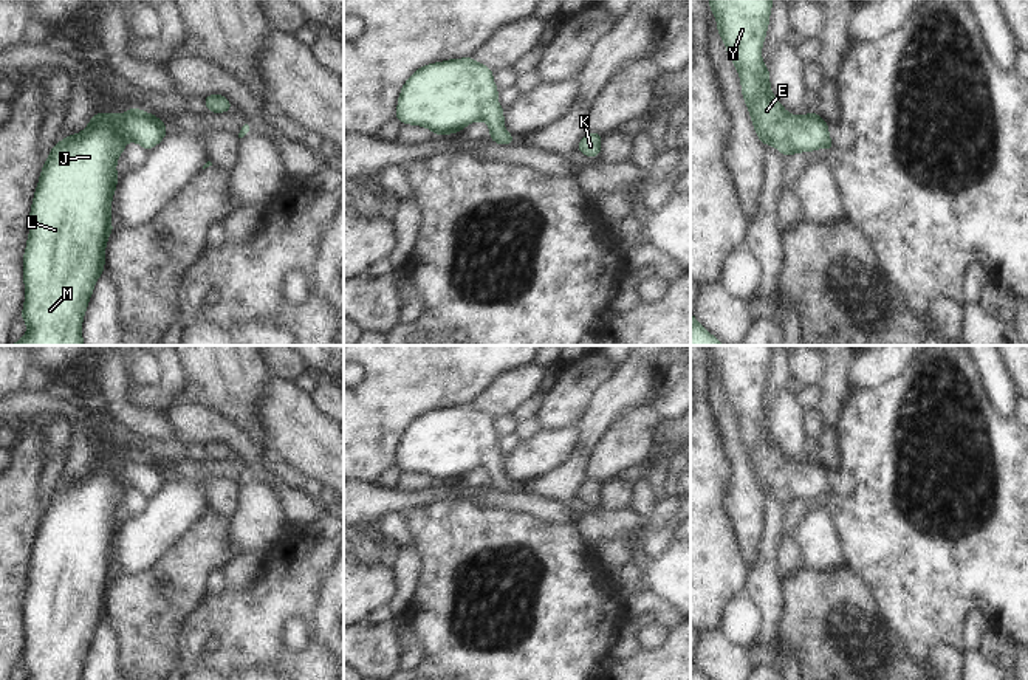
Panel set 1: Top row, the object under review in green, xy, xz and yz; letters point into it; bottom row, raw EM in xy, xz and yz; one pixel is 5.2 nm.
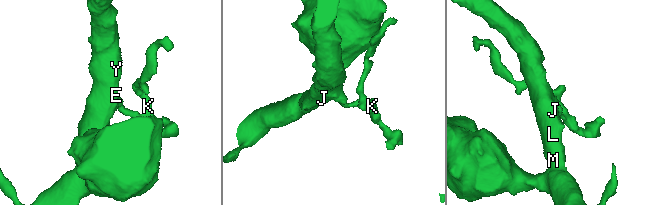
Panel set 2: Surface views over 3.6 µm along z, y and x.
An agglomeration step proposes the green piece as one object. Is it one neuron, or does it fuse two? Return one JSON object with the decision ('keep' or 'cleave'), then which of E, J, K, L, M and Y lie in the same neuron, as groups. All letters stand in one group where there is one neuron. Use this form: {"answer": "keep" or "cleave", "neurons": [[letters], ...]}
{"answer": "keep", "neurons": [["E", "J", "K", "L", "M", "Y"]]}

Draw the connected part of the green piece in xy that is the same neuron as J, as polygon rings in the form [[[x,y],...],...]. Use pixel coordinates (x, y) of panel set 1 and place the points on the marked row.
[[[130,105],[125,115],[94,113],[84,132],[53,146],[33,198],[23,254],[25,305],[20,318],[28,333],[9,345],[85,345],[82,321],[94,282],[104,273],[105,243],[115,229],[110,211],[119,181],[116,160],[127,141],[149,152],[167,130],[159,118]]]

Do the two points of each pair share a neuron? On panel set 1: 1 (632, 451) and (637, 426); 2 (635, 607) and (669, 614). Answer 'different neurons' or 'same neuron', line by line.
1: same neuron
2: same neuron

